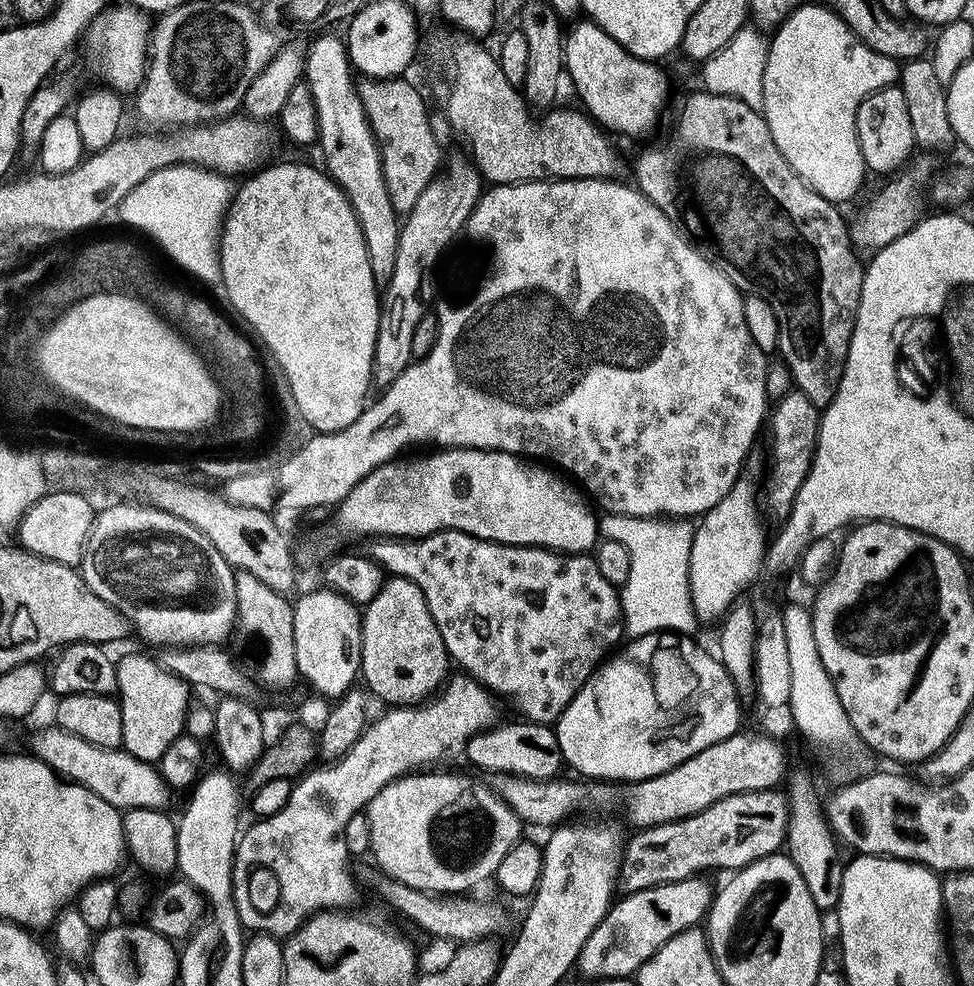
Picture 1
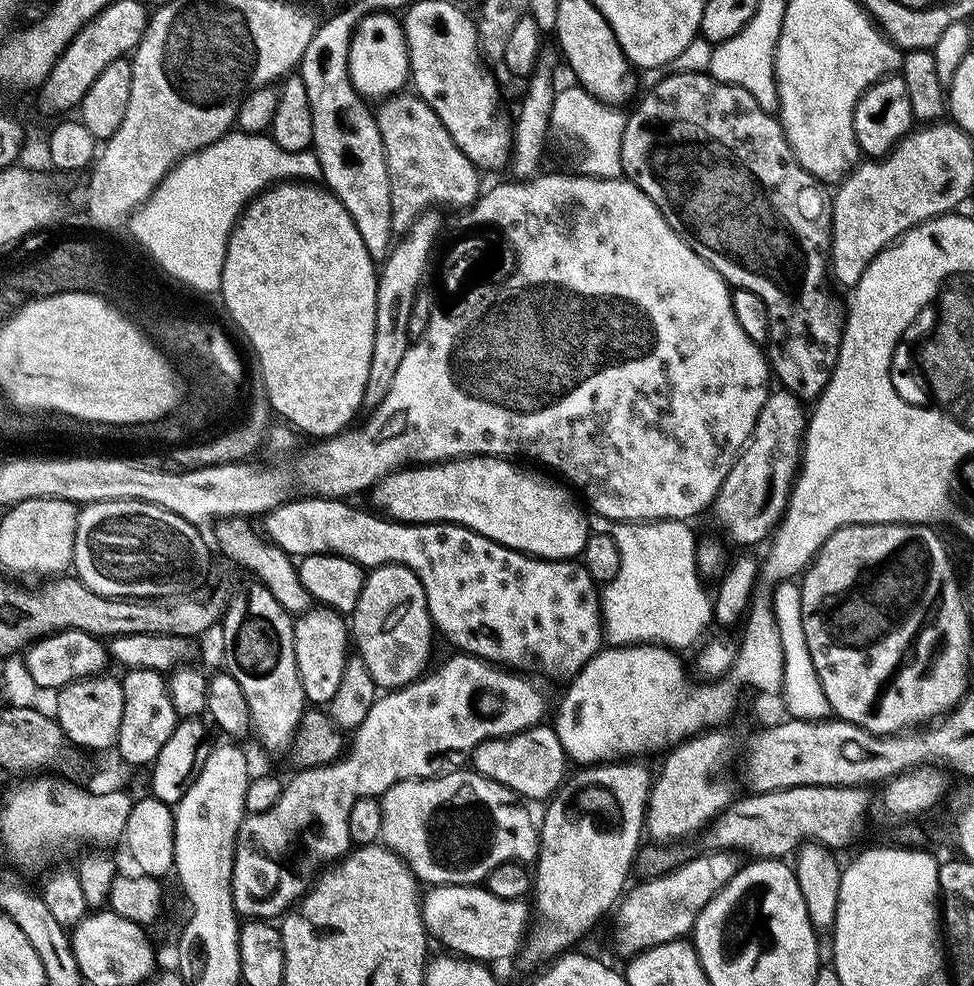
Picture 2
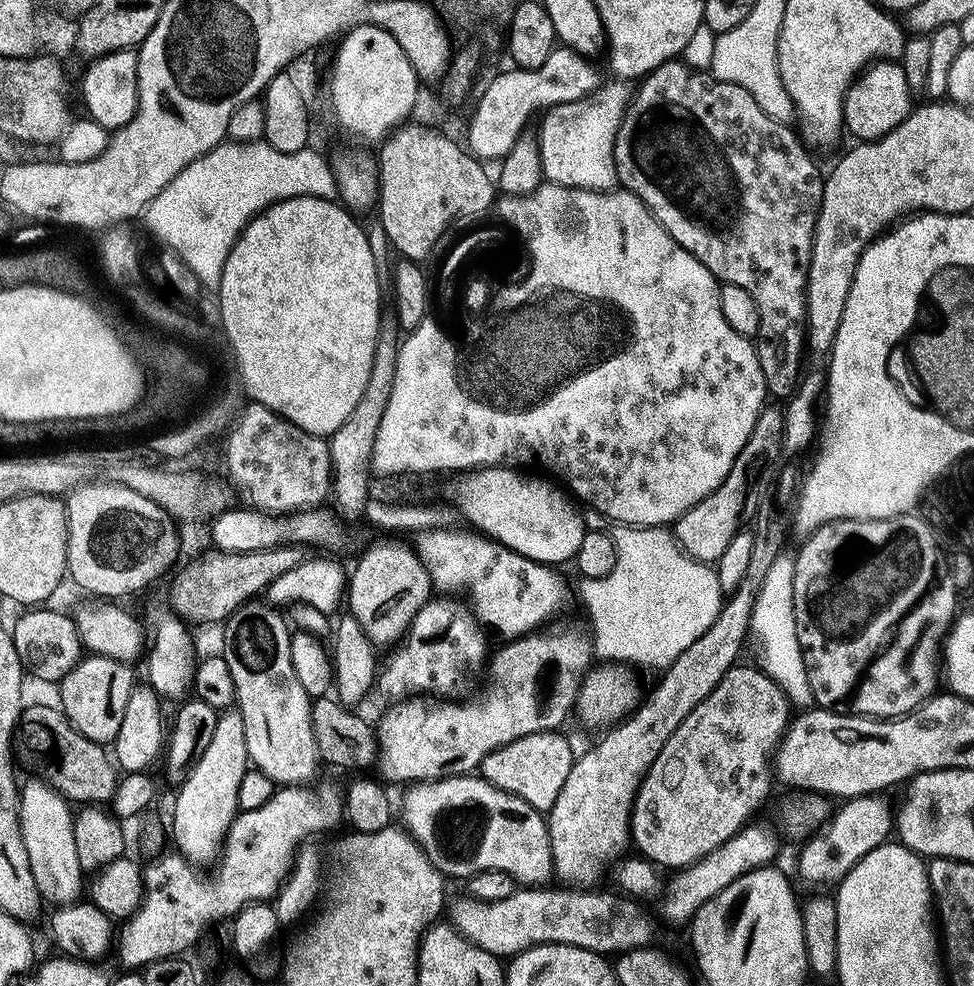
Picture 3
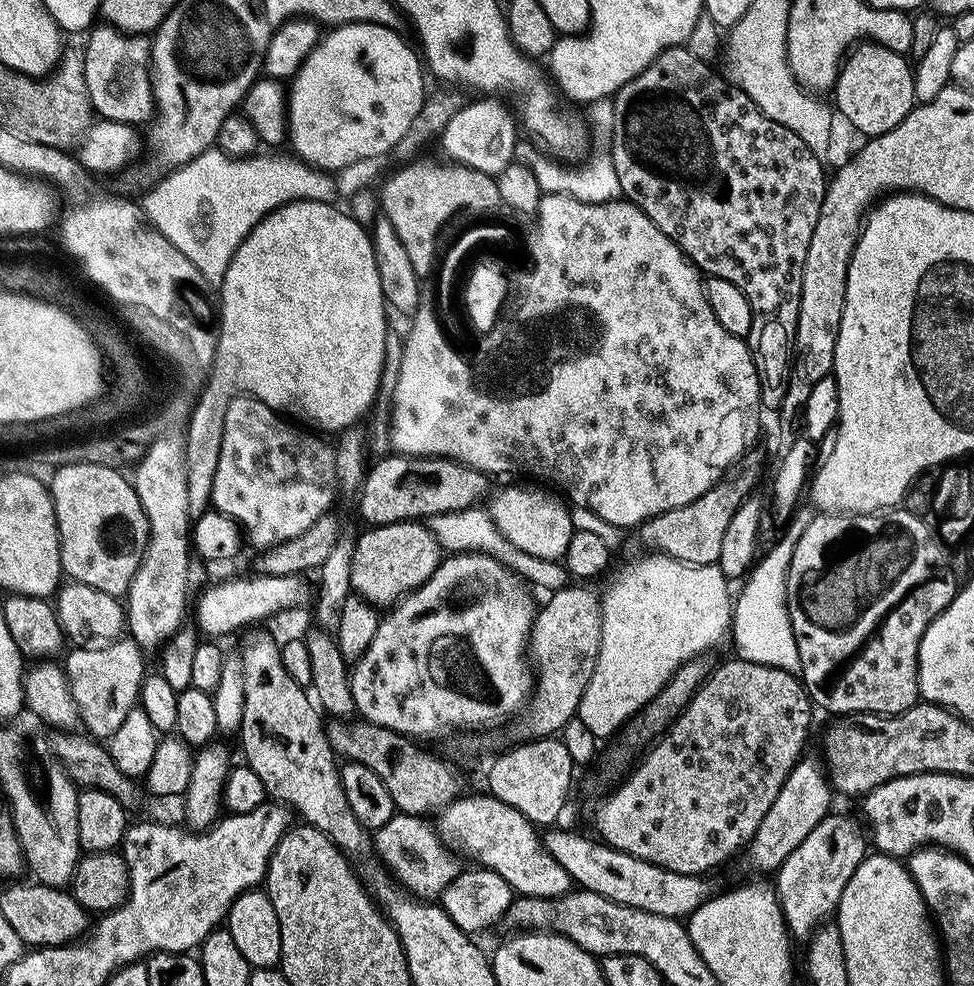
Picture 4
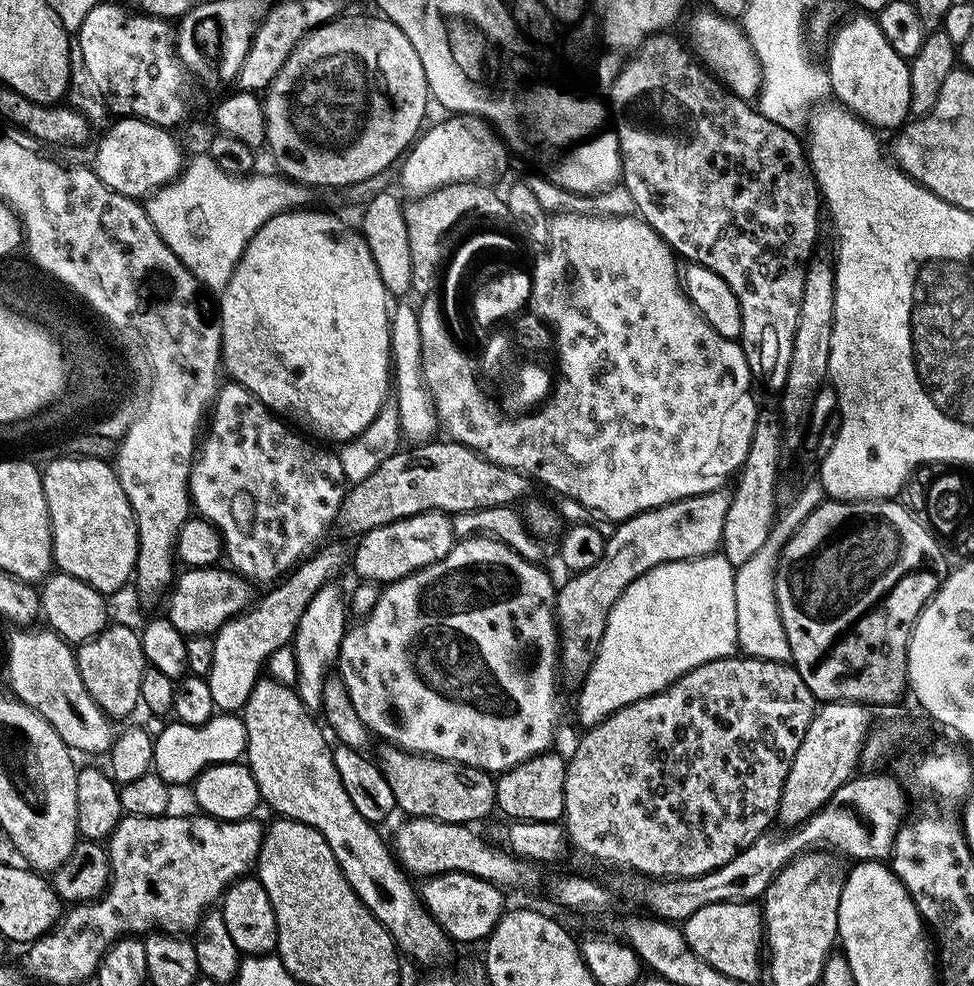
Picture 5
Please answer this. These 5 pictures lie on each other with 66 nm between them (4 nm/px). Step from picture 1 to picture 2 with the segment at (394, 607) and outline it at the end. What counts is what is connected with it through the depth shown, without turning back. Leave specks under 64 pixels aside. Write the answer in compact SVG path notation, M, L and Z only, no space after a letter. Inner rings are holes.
M381 564L365 575L360 597L350 613L350 636L377 689L402 688L425 675L432 656L432 632L434 636L426 590L409 568Z

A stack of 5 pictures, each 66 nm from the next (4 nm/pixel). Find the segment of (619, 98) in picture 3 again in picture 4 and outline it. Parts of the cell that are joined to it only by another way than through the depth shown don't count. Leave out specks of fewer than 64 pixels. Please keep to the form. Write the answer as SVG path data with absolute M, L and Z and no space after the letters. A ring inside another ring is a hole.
M596 100L590 104L586 110L586 118L589 126L590 124L592 126L592 132L595 136L594 144L597 151L589 158L588 162L574 168L560 166L558 164L561 163L552 160L533 163L531 170L535 174L535 181L538 182L541 193L547 195L562 193L578 198L579 201L590 202L591 204L604 204L607 201L619 200L623 192L618 174L615 173L614 162L610 151L612 132L616 127L612 100Z

